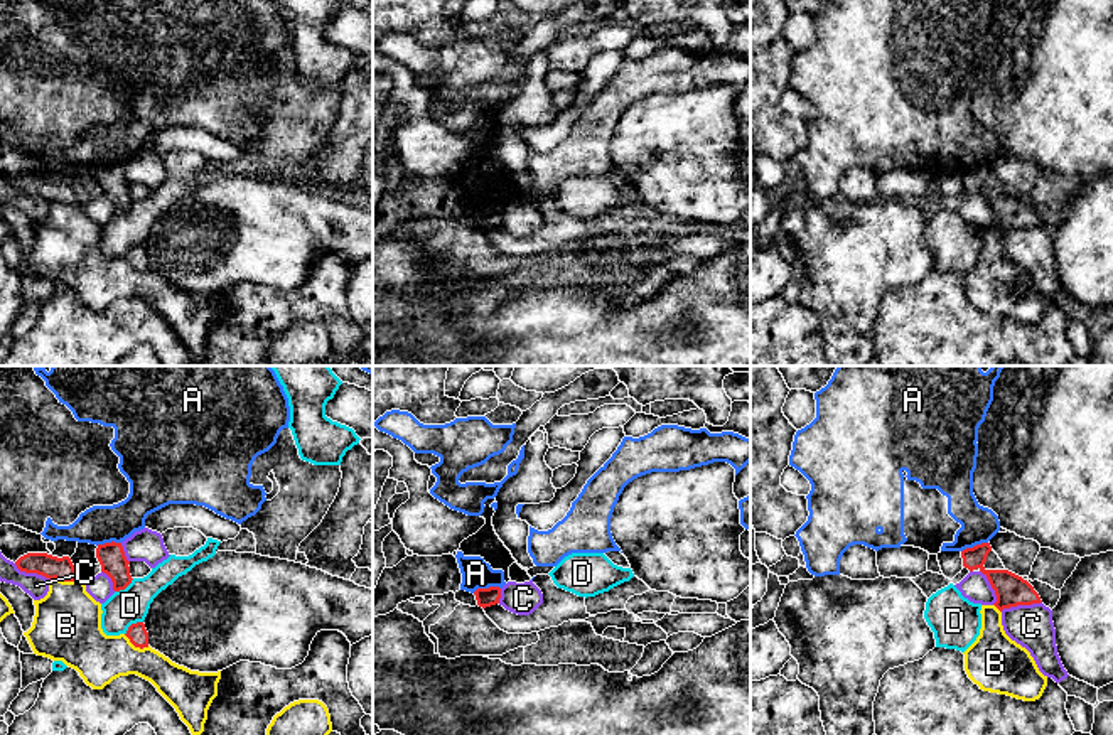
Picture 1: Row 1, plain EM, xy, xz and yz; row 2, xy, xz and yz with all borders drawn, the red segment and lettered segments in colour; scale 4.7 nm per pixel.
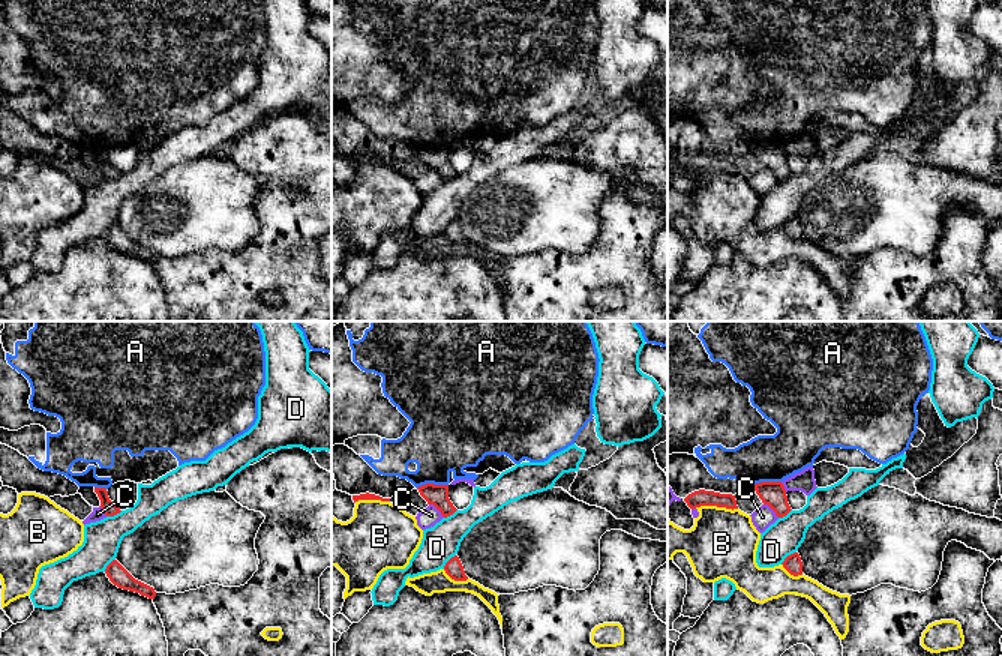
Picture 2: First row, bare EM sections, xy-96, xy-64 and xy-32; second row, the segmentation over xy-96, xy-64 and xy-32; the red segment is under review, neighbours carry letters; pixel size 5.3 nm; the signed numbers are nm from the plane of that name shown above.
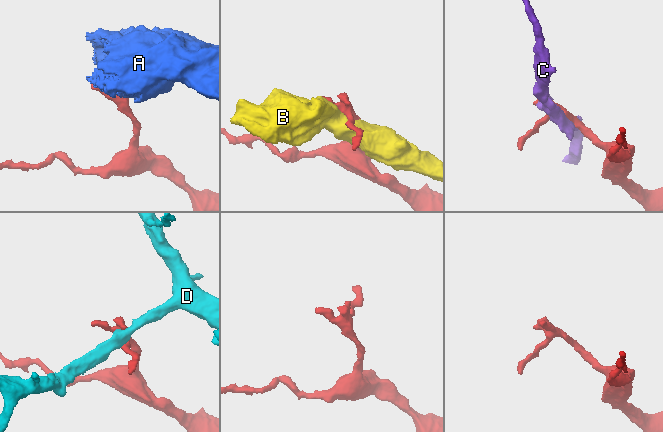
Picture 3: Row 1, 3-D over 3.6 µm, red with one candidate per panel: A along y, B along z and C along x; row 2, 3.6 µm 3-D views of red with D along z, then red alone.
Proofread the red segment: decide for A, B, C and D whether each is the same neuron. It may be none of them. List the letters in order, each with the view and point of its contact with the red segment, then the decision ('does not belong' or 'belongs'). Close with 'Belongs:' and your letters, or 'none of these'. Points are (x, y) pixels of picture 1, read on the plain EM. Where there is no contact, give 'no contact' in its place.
A: xz (486, 211) | does not belong
B: xy (63, 203) | does not belong
C: yz (1021, 226) | does not belong
D: xy (132, 246) | does not belong
Belongs: none of these

